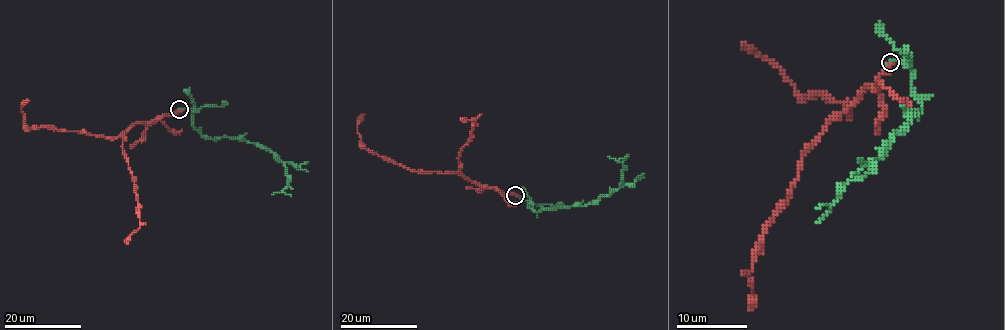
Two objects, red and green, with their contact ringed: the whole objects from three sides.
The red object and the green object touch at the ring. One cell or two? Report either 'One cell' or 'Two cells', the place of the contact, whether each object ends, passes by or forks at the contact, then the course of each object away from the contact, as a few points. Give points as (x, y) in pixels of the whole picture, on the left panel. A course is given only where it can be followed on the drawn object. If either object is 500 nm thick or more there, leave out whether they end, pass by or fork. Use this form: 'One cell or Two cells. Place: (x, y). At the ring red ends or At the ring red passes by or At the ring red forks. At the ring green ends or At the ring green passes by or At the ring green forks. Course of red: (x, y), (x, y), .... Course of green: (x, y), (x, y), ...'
Two cells. Place: (179, 109). Course of red: (179, 110), (133, 124), (114, 137), (101, 137), (47, 127), (28, 129), (22, 112), (22, 105), (27, 99). Course of green: (179, 110), (195, 110), (192, 125), (206, 137), (270, 150), (285, 169), (282, 192), (291, 197)

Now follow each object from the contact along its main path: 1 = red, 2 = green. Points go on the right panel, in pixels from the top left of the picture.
1: (891, 62), (848, 110), (850, 114), (847, 103), (820, 94), (803, 98), (778, 68), (753, 54), (743, 43)
2: (891, 62), (903, 62), (912, 71), (912, 91), (921, 108), (868, 172), (850, 179), (817, 223)

